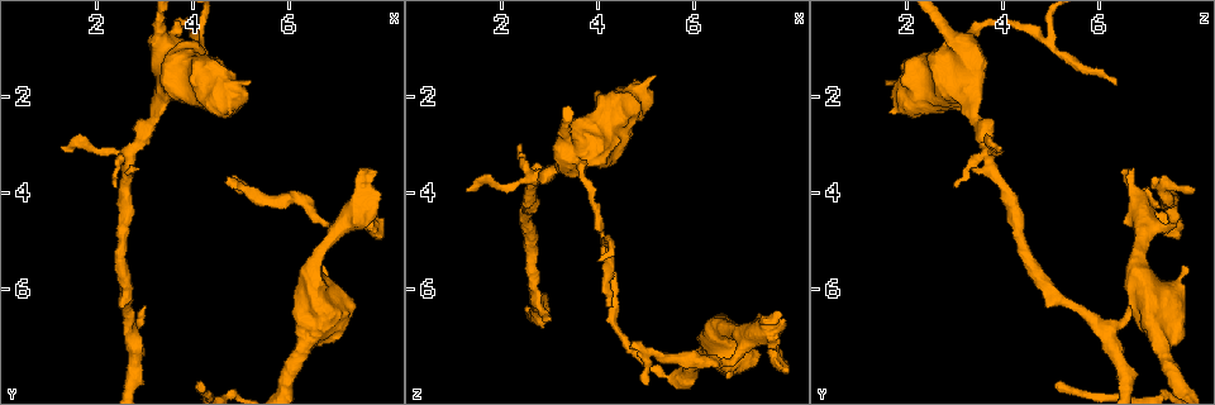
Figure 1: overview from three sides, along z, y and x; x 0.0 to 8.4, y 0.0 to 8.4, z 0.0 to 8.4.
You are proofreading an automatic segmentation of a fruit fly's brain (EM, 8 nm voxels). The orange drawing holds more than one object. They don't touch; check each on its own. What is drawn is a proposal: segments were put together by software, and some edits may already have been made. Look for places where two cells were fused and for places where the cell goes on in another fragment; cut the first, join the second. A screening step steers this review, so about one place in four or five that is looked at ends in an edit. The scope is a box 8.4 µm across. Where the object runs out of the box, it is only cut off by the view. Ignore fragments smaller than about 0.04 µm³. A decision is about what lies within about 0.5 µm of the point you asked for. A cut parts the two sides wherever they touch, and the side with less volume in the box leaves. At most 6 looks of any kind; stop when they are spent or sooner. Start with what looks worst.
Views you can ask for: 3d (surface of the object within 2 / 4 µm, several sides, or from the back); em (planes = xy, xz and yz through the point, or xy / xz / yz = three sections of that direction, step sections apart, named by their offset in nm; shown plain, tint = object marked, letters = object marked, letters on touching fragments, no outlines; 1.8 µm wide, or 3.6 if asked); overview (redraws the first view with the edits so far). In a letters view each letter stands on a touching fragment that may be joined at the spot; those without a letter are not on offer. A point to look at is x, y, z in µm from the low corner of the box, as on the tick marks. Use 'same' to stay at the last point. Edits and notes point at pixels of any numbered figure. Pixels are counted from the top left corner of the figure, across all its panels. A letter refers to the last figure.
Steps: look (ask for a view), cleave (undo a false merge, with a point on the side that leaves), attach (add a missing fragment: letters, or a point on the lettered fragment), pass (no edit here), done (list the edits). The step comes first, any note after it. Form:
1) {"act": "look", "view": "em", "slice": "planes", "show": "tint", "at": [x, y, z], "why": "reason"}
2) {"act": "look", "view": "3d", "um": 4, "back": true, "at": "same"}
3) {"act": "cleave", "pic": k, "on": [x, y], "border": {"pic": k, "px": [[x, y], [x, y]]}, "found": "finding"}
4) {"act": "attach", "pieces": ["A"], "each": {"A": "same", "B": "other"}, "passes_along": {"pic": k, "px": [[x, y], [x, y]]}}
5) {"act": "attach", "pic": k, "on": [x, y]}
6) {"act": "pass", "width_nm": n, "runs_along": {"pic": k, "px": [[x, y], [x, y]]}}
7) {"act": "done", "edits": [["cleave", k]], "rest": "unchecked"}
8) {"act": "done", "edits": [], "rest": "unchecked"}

{"act": "look", "view": "em", "slice": "planes", "show": "letters", "at": [7.80, 3.60, 6.45], "why": "thick end"}

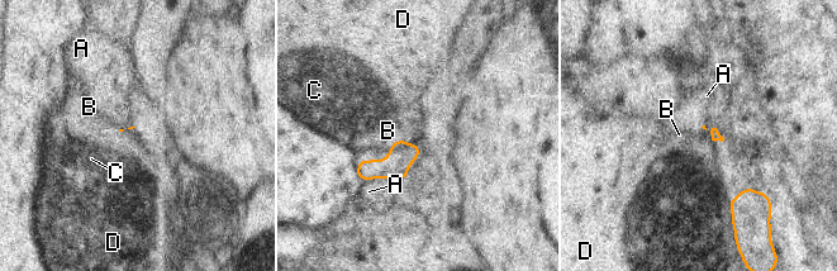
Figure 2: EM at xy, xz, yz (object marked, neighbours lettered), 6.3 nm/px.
{"act": "attach", "pieces": ["B"], "each": {"A": "other", "B": "same", "C": "other", "D": "other"}, "found": "the cell continues"}

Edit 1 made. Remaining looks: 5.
{"act": "look", "view": "overview"}

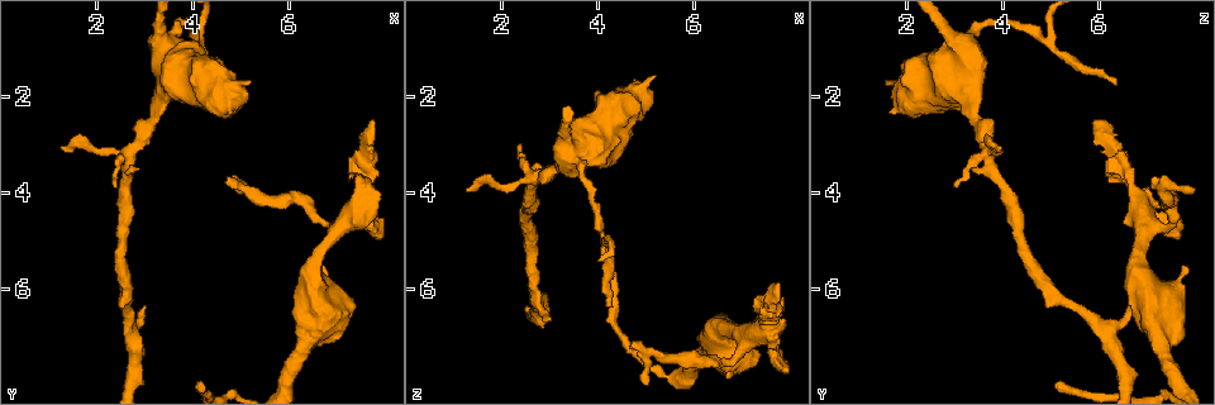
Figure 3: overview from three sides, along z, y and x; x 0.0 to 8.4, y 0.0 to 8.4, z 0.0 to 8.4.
{"act": "look", "view": "em", "slice": "yz", "step": 4, "show": "tint", "at": [4.65, 3.80, 7.25], "why": "branch stops here"}

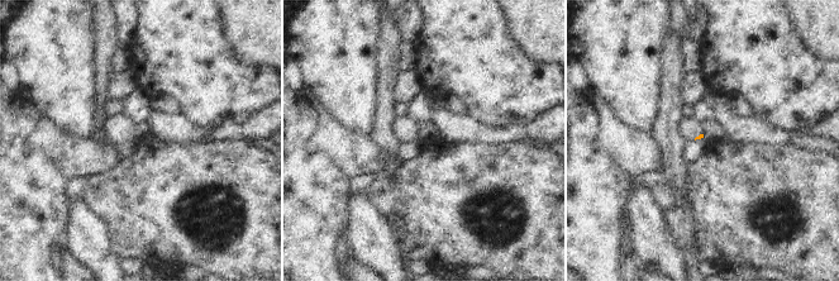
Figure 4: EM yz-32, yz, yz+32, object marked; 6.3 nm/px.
{"act": "look", "view": "em", "slice": "planes", "show": "letters", "at": "same"}

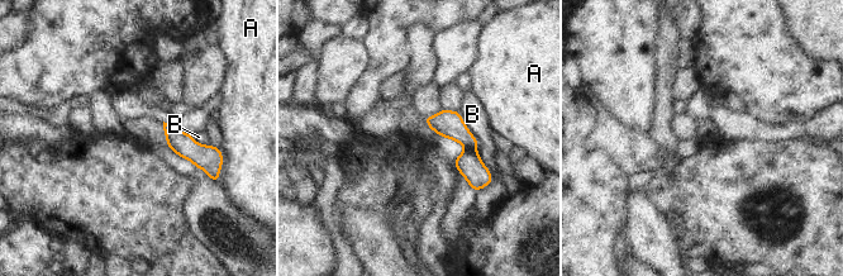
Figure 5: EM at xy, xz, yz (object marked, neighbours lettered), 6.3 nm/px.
{"act": "pass", "longest_contact_nm": ["B", 260], "each": {"A": "other", "B": "other"}, "runs_along": {"pic": 5, "px": [[428, 119], [470, 143], [477, 186]]}, "found": "none of them fits"}

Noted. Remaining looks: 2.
{"act": "look", "view": "em", "um": 3.6, "slice": "planes", "show": "tint", "at": [5.25, 1.65, 1.60], "why": "branch stops here"}

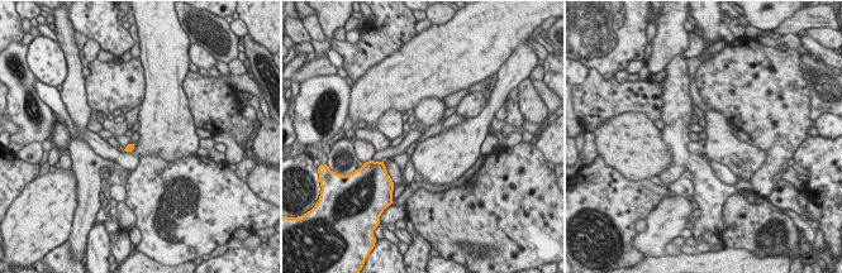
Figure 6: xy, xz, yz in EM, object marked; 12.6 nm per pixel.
{"act": "look", "view": "em", "um": 3.6, "slice": "planes", "show": "letters", "at": "same", "why": "what lies round it"}

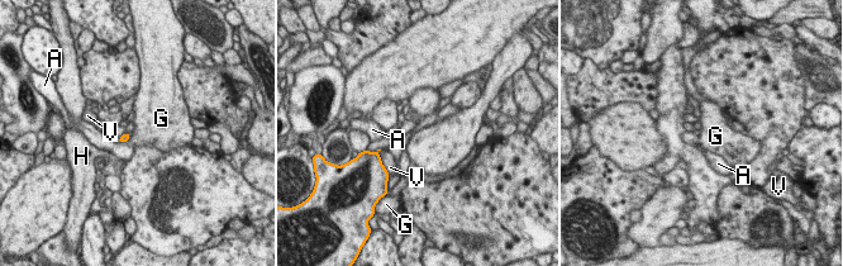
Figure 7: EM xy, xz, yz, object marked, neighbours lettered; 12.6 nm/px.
{"act": "pass", "longest_contact_nm": ["A", 100], "each": {"A": "other", "G": "other", "H": "other", "V": "other"}, "border": {"pic": 7, "px": [[129, 137], [125, 142]]}, "found": "none of them fits"}

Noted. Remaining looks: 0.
{"act": "done", "edits": [["attach", 2]], "rest": "unchecked"}

